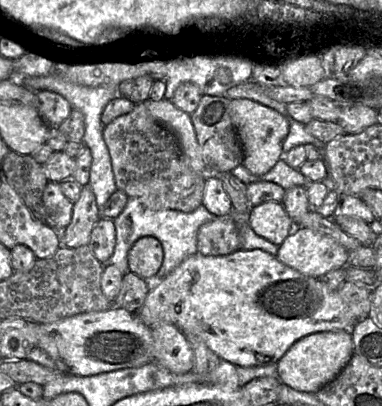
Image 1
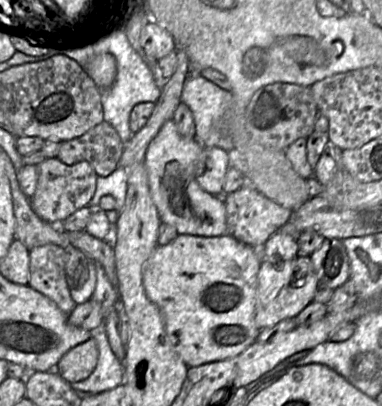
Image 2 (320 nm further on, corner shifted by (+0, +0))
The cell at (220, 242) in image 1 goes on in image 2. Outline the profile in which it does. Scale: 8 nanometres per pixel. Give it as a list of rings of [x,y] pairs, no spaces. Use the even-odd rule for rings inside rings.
[[[249,184],[222,197],[226,210],[227,234],[251,247],[263,246],[290,218],[292,211],[265,197]]]

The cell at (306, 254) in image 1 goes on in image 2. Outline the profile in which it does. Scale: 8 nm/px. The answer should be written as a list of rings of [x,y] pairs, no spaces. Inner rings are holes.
[[[301,255],[285,262],[270,262],[264,259],[257,278],[255,323],[260,330],[272,327],[283,319],[296,317],[313,302],[319,283],[311,258]]]

